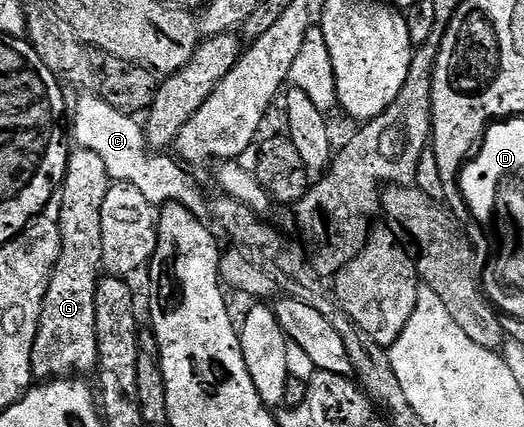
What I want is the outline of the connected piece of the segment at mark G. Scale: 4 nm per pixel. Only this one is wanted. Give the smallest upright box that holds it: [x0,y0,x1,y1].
[32,148,109,379]

